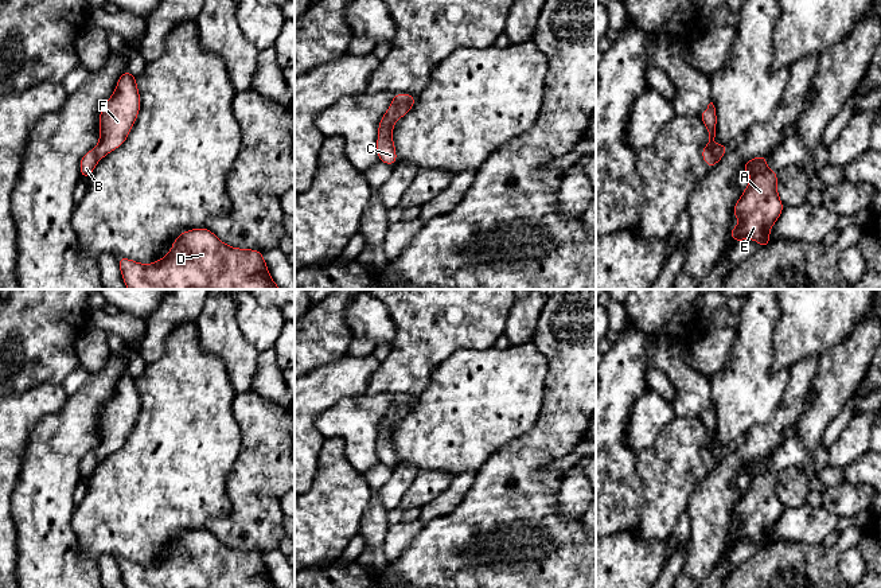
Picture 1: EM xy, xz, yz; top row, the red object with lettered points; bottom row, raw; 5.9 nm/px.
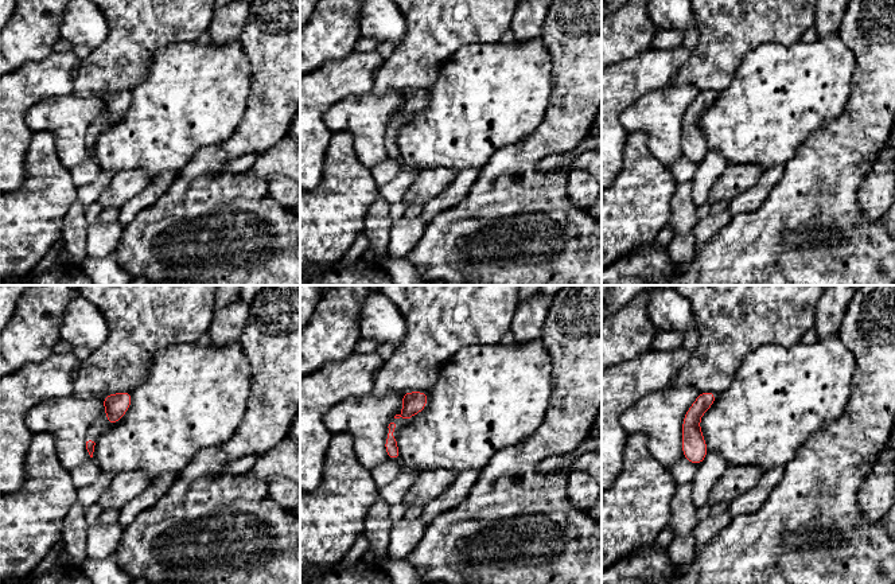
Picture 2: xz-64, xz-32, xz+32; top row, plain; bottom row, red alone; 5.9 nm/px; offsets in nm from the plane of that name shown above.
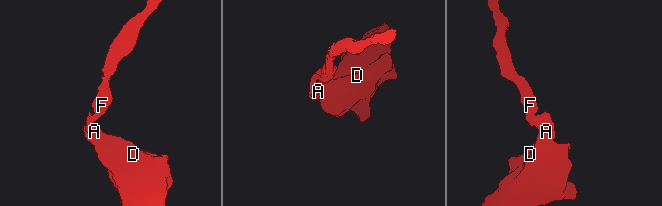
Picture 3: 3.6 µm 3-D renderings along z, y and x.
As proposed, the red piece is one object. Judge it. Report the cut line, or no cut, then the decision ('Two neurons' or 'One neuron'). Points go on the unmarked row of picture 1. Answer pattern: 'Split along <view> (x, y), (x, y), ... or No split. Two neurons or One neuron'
No split. One neuron

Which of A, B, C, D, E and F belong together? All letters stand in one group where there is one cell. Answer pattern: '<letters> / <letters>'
A B C D E F

